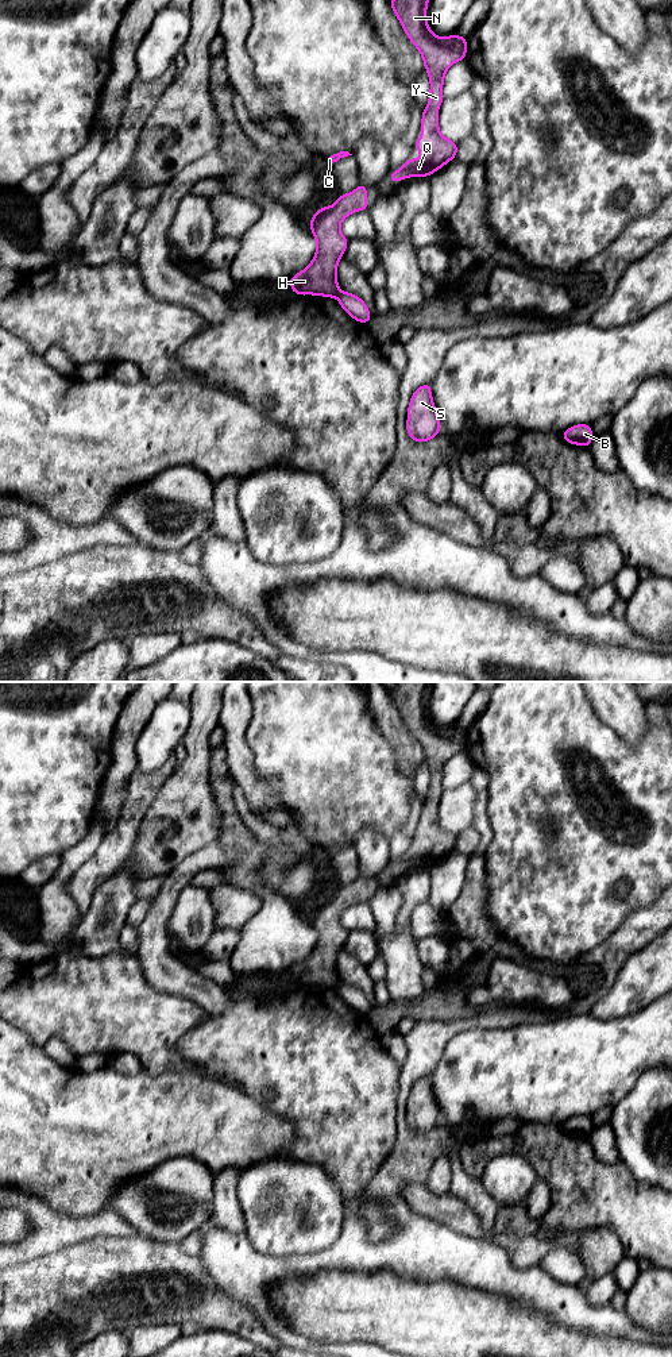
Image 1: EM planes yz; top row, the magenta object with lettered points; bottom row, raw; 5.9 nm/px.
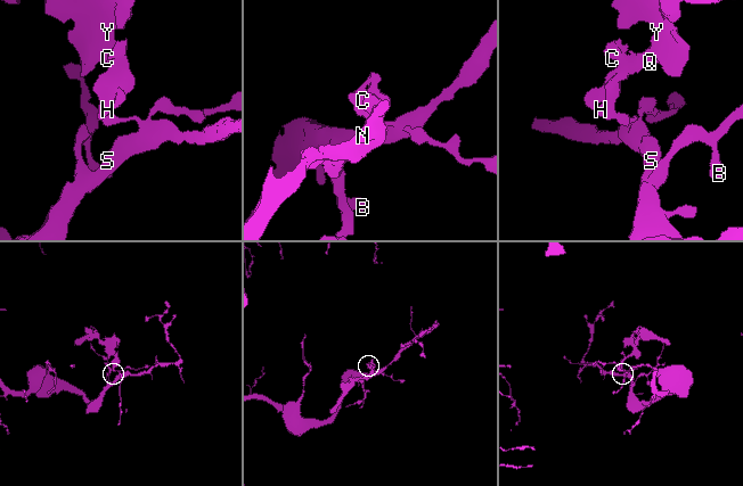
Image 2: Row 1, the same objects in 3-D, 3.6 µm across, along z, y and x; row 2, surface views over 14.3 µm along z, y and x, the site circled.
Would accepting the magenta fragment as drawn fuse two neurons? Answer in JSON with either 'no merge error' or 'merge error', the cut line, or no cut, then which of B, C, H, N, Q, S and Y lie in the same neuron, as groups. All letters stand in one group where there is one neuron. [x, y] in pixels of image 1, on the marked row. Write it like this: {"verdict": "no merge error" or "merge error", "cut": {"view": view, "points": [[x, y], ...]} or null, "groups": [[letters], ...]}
{"verdict": "merge error", "cut": {"view": "yz", "points": [[340, 292], [336, 297]]}, "groups": [["B", "S"], ["C", "H", "N", "Q", "Y"]]}

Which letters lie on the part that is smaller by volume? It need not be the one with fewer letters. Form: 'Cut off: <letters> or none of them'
Cut off: C, H, N, Q, Y

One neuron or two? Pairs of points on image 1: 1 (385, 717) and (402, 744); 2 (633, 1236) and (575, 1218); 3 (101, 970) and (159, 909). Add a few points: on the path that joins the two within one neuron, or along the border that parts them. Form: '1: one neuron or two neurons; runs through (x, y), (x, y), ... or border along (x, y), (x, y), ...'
1: one neuron; runs through (390, 724), (400, 737)
2: one neuron; runs through (618, 1221), (614, 1217), (590, 1217)
3: two neurons; border along (135, 955), (141, 972), (149, 983)

